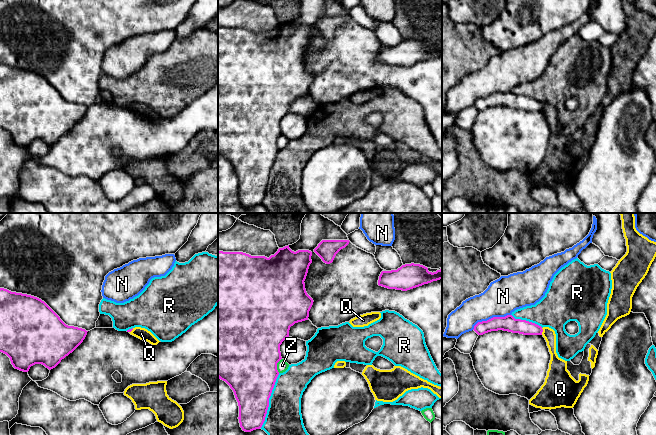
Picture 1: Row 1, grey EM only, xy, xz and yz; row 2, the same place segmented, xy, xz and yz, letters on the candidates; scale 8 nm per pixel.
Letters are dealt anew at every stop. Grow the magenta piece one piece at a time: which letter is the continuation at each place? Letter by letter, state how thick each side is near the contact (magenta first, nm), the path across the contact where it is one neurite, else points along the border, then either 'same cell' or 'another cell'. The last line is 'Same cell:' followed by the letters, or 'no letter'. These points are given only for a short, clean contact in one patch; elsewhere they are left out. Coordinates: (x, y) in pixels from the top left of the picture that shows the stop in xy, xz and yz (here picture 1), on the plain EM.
N: 130/300 nm | another cell
Q: 120/100 nm | along yz (541, 104), (542, 110) | another cell
R: 400/300 nm | another cell
Z: 500/90 nm | another cell
Same cell: no letter

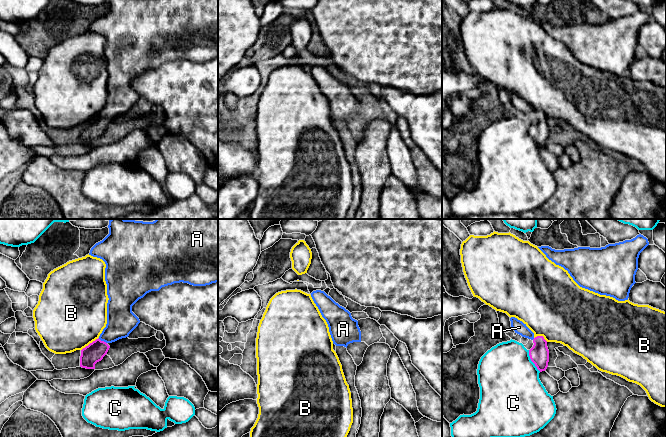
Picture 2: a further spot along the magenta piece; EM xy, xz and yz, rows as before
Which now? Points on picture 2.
A: 160/240 nm | across xy (94, 128), (102, 117), (121, 97) | same cell
B: 160/500 nm | another cell
C: 160/480 nm | another cell
Same cell: A

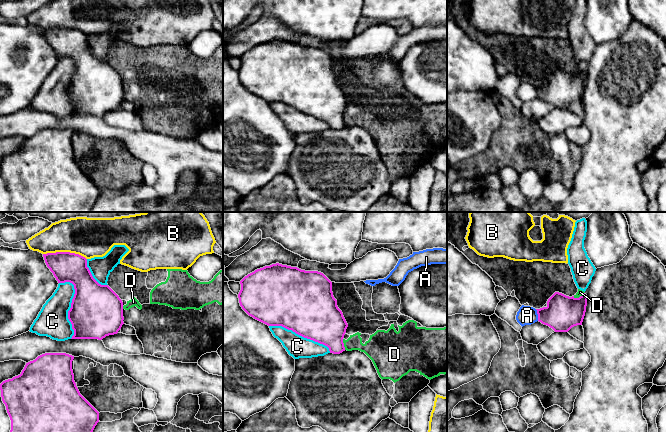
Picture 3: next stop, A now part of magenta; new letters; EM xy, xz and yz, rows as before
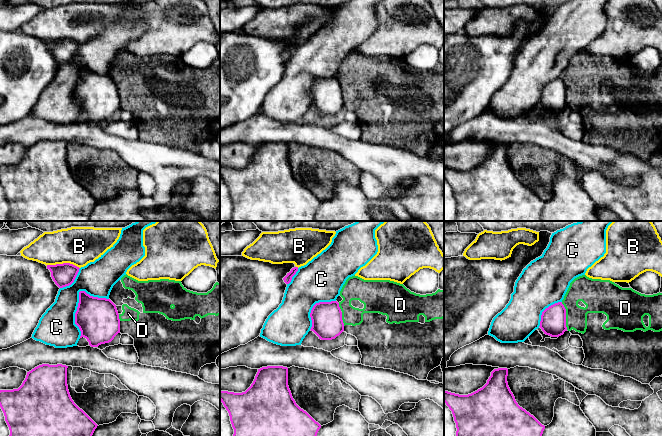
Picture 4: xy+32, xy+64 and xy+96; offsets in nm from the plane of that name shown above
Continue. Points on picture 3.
A: 280/150 nm | another cell
B: 240/280 nm | another cell
C: 420/260 nm | another cell
D: 340/160 nm | along xz (342, 115), (345, 125) | another cell
Same cell: no letter

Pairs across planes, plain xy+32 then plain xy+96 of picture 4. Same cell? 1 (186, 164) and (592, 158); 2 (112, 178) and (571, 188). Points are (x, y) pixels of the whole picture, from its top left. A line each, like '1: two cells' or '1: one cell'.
1: one cell
2: two cells

